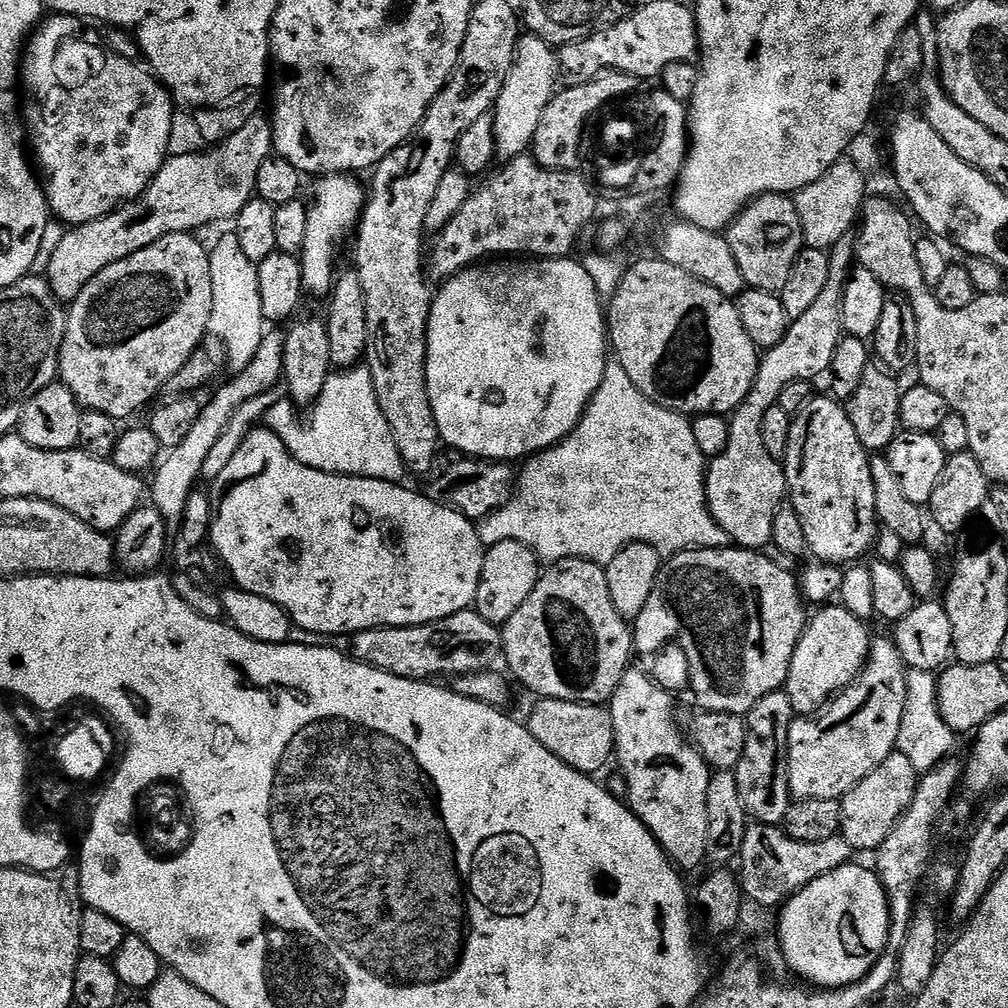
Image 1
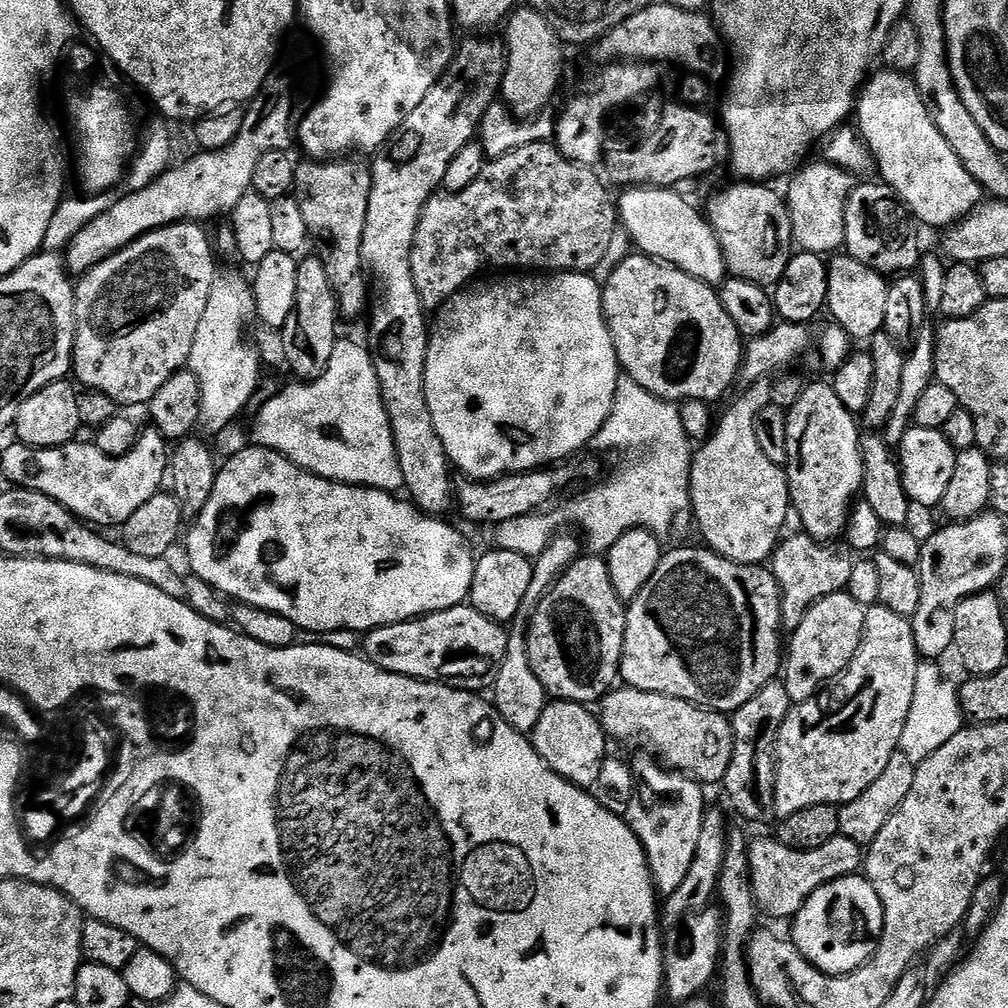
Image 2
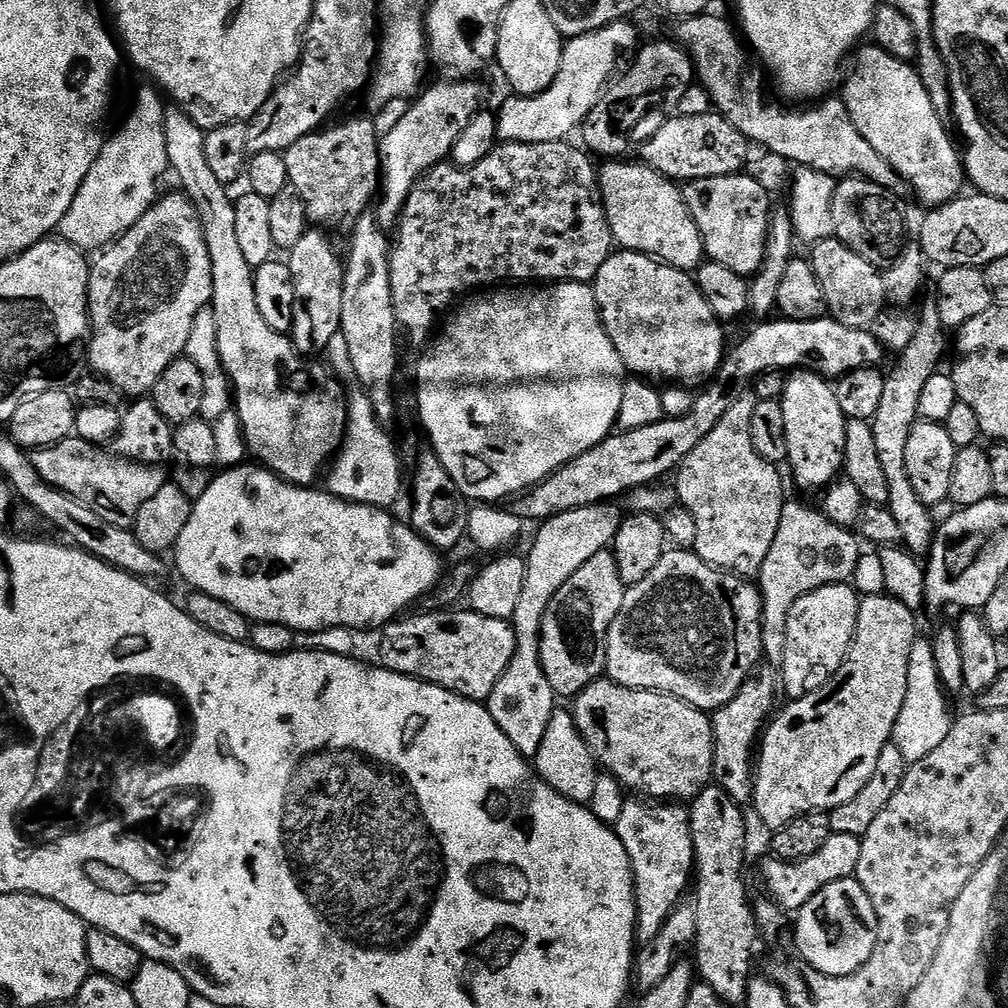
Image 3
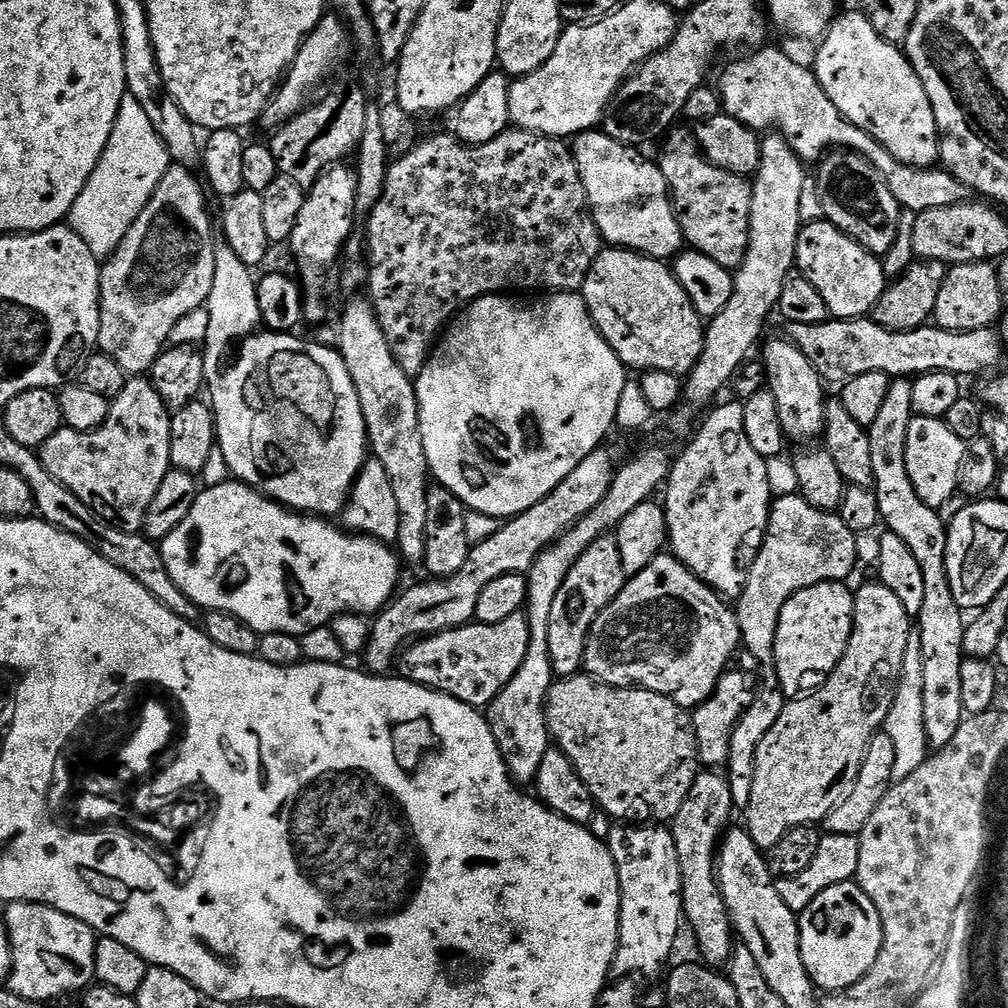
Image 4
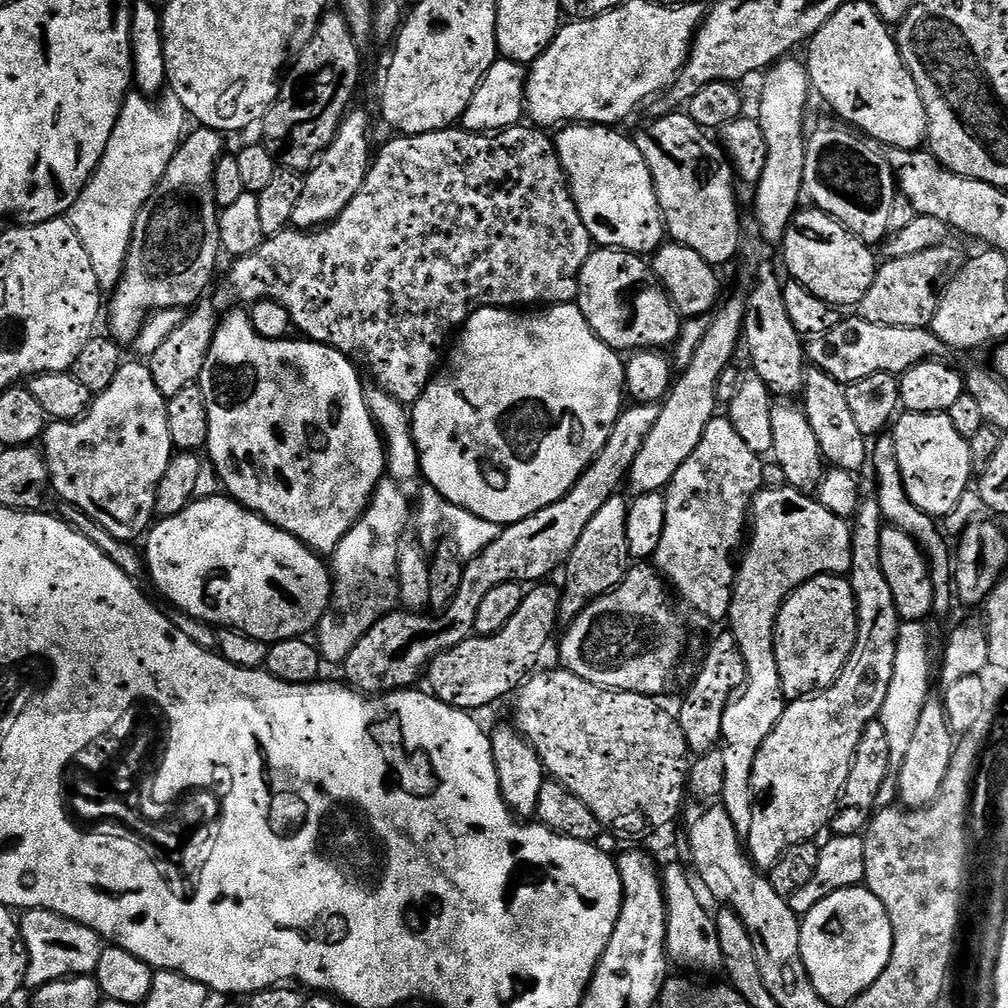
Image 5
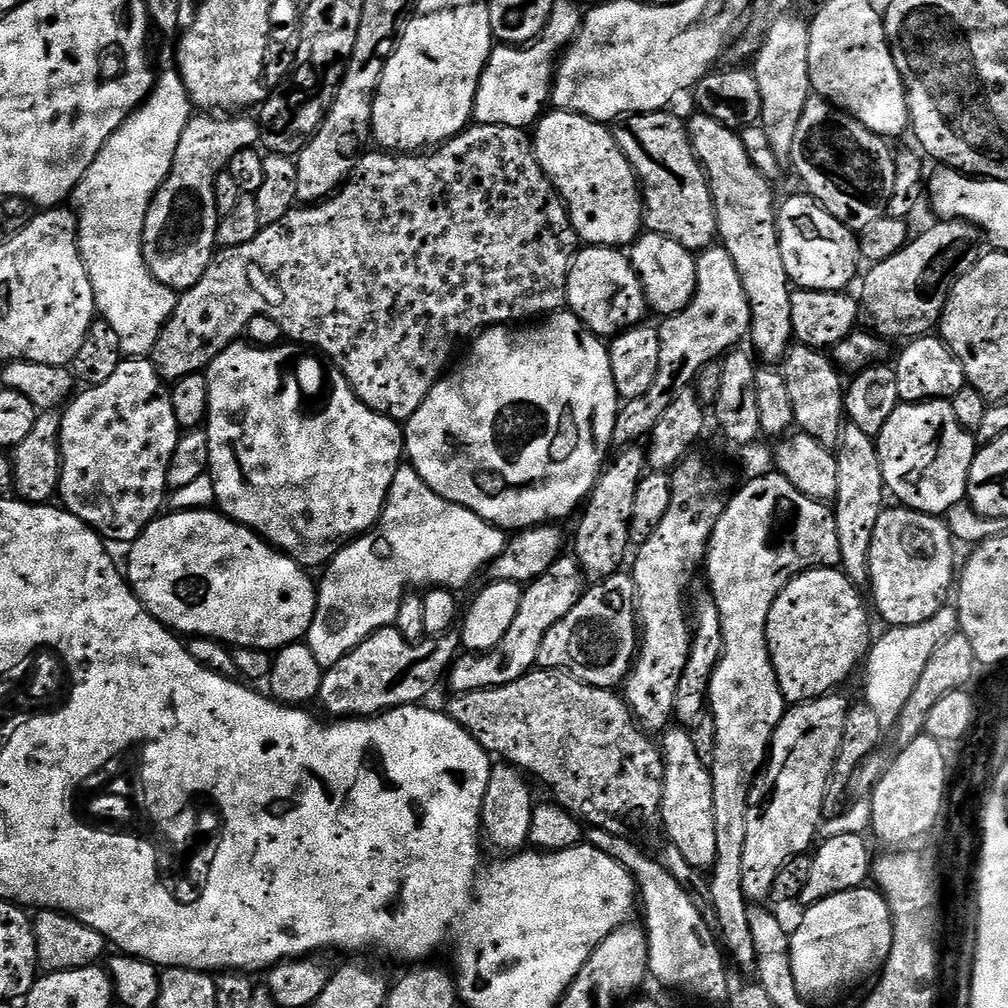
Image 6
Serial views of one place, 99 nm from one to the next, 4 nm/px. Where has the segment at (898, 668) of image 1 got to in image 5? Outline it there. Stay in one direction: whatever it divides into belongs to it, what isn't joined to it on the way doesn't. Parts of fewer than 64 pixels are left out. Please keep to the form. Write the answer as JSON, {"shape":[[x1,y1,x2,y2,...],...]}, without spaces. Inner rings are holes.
{"shape":[[864,498,856,510,852,530,852,570,850,583,856,599,856,641,854,650,838,678,824,692,818,692,803,700,791,701,785,707,778,726,762,742,758,758,754,758,752,775,752,817,750,830,746,833,746,851,753,864,761,870,771,870,780,861,780,855,788,848,807,844,817,839,820,831,825,831,831,821,840,791,846,786,846,778,852,769,854,754,862,738,862,730,871,720,879,717,882,702,890,690,890,680,894,678,894,660,898,654,898,636,902,623,894,606,894,594,890,594,890,582,882,574,880,543,882,530,886,526,884,515,880,513,874,498]]}

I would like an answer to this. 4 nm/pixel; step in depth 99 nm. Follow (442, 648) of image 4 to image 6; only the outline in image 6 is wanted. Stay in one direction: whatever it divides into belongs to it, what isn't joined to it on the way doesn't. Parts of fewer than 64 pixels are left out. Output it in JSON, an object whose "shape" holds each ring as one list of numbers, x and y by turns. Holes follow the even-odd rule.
{"shape":[[562,554,554,566,546,570,546,574,523,589,518,618,514,618,514,626,506,630,506,638,502,638,502,642,498,642,498,646,490,652,461,655,447,673,446,684,456,694,477,692,483,688,501,688,533,671,537,667,536,660,547,631,574,609,585,591,586,577,582,566,576,561,575,555]]}

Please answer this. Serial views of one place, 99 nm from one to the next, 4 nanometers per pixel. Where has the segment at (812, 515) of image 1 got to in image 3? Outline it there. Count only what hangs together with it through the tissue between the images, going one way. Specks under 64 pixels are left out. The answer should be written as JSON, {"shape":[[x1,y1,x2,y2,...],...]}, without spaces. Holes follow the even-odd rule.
{"shape":[[796,370,784,381,784,393,779,399,782,415,786,422,787,467,792,467,792,476,800,488,827,489,841,475,844,467,844,447,846,446,846,426,848,420,838,406,835,387,817,372]]}

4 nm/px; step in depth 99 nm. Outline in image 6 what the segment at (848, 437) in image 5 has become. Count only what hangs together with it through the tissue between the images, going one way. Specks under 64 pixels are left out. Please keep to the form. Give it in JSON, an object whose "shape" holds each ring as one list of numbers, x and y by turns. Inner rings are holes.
{"shape":[[796,344,788,349,788,355,782,361,782,373,786,387,790,390,795,427,822,446,835,449,844,434,846,423,844,411,846,380,843,380,845,377,841,369,836,367,827,351]]}

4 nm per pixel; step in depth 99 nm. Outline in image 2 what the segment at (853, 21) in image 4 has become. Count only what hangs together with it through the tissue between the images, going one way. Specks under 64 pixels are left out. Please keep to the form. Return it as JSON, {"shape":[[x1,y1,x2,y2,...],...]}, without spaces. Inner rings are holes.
{"shape":[[887,70,869,75,858,93,854,120,878,172,880,168,879,179,896,191,921,225,947,229,982,203,980,183,958,162,958,154,950,150,946,138,938,134,938,126,934,126,926,106,922,106,911,75]]}

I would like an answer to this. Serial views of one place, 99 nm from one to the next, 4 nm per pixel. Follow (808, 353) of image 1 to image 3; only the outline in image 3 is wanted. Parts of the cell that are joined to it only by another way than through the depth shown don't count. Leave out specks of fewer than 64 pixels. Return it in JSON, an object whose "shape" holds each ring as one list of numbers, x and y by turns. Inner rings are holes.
{"shape":[[745,390,732,403,730,410,722,414,722,420,714,426,714,430,710,430,710,434,706,434,706,438,702,438,702,442,698,442,698,446,694,446,690,454,686,454,674,476,675,499,679,503,681,500,685,510,692,515,692,528,696,531,696,555,715,568,738,569,739,575,744,578,755,577,762,562,766,562,766,554,770,554,770,546,774,546,774,534,778,534,786,503,784,484,780,481,781,469,762,458,762,454,754,450,754,442,750,442,750,418,754,415,756,401,755,391]]}

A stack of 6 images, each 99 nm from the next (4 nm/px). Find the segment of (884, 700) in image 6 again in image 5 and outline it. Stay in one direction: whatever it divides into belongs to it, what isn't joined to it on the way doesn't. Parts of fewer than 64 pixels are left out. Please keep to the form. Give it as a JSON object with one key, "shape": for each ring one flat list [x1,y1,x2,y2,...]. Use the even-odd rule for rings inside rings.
{"shape":[[904,622,900,625,898,636,898,654,894,660,894,678,890,680,890,690,886,694,886,702,882,702,882,710,878,719,886,730,886,738,890,742,890,762,893,769,899,770,906,758,906,750,910,750,910,741,914,738,914,729,918,727,918,718,922,718,922,706,930,699,928,687,934,680,934,660,928,653,928,627,924,622]]}

